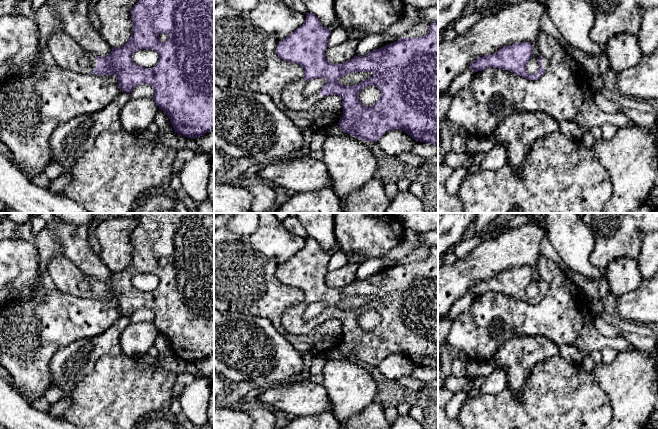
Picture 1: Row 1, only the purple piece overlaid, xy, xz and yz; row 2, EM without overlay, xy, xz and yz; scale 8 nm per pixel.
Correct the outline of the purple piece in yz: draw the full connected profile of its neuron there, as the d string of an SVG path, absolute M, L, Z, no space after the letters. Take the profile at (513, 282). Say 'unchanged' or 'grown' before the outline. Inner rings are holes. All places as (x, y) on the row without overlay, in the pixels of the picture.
grown | M529 266L514 267L493 278L476 283L469 291L475 296L489 291L505 293L529 304L537 304L546 296L549 284L542 279L539 280L539 293L535 298L530 298L526 290L532 278L533 270Z

